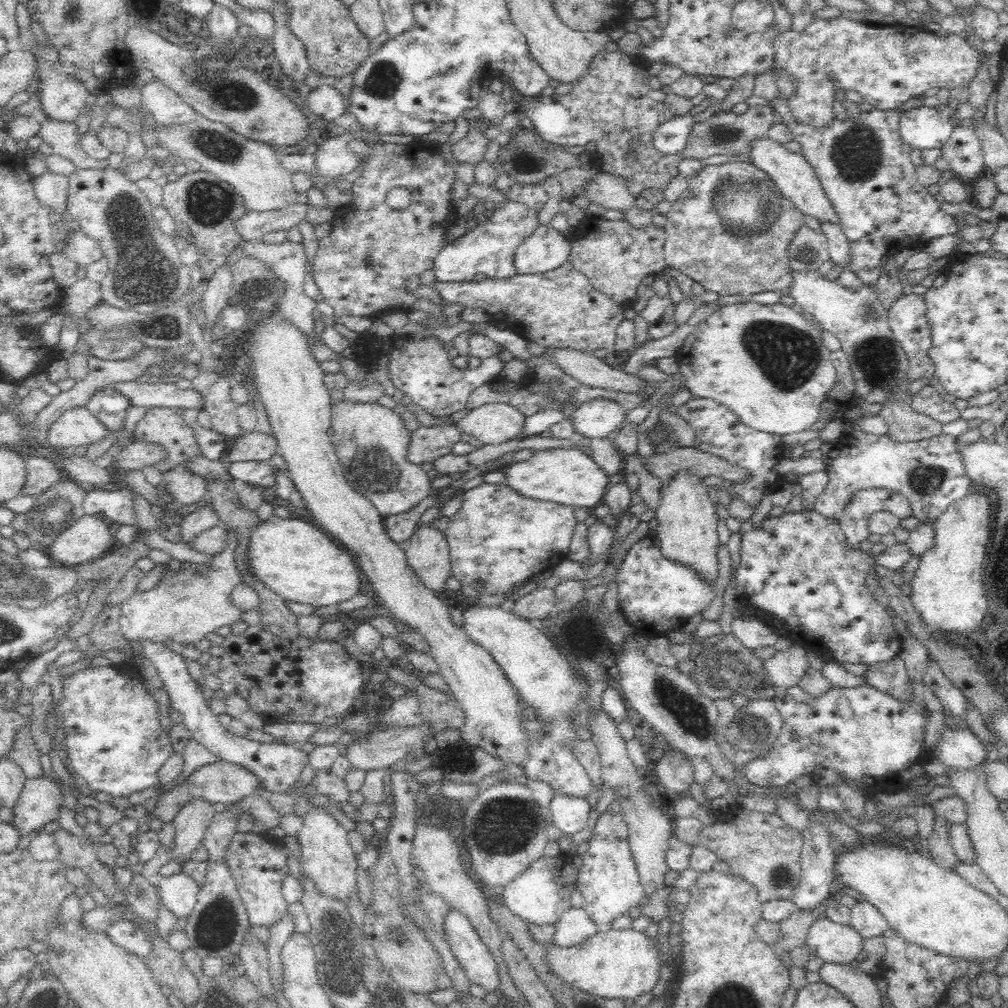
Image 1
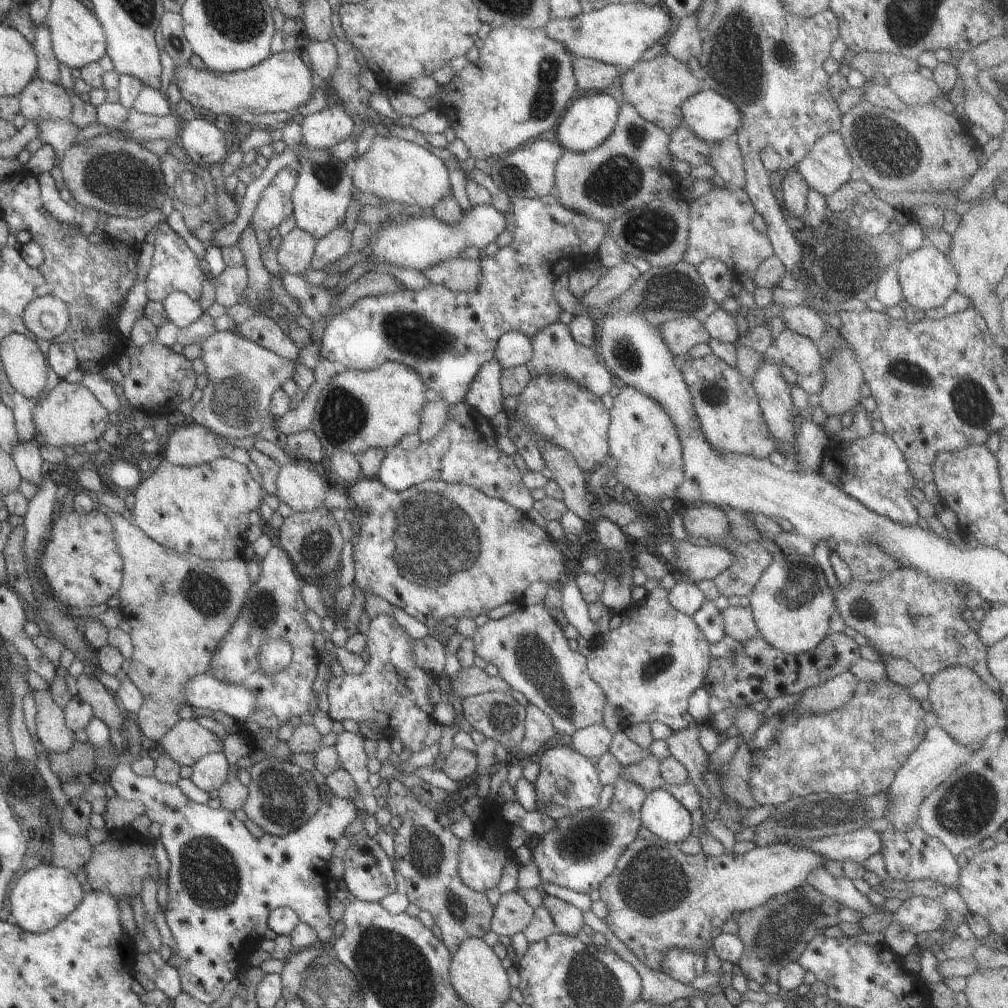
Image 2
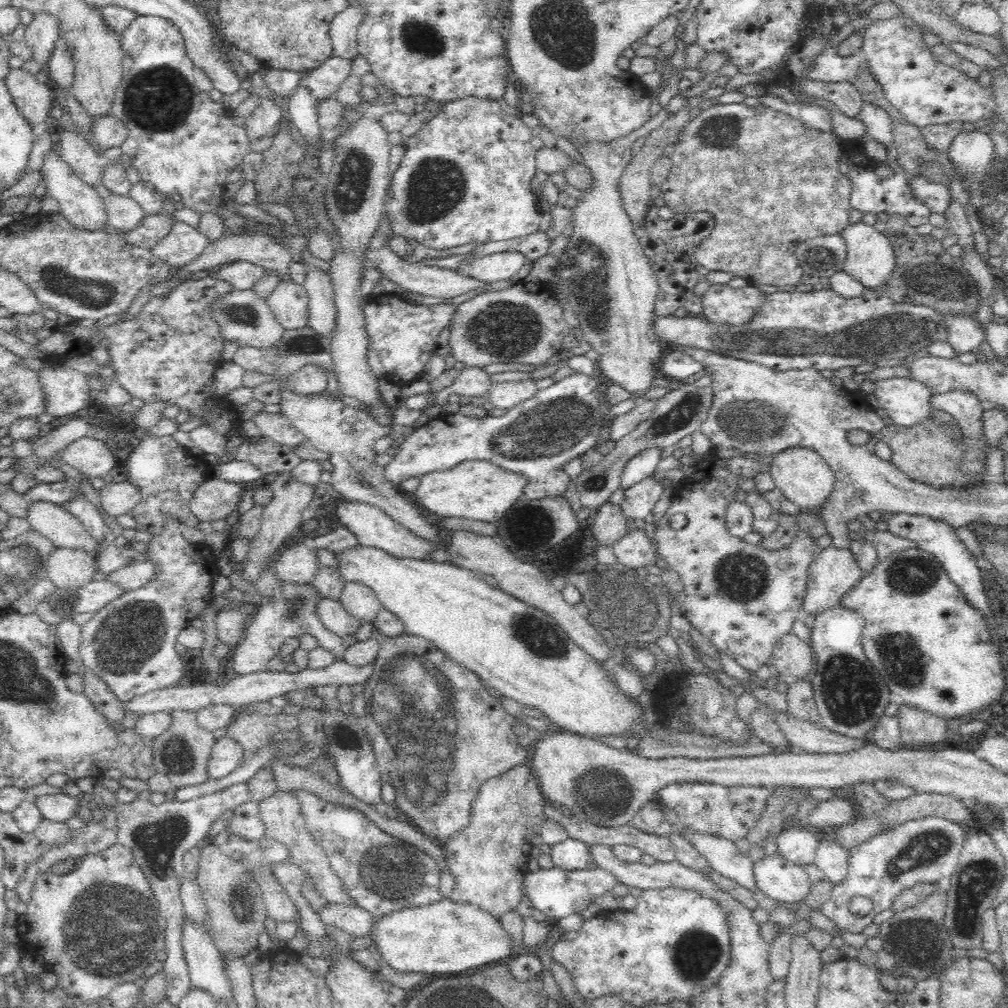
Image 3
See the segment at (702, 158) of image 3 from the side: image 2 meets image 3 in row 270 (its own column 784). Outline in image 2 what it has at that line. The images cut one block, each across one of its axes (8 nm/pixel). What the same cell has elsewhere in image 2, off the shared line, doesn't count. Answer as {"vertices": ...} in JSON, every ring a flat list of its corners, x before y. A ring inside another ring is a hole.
{"vertices":[[887,677,877,682,859,680,853,696,831,712,809,714,789,710,788,706,775,716,779,716,781,722,777,724,777,734,773,736,773,740,765,748,750,752,750,767,745,785,750,787,751,797,757,806,777,805,793,796,801,797,819,792,858,797,886,792,892,784,895,772,907,761,911,752,915,751,927,730,919,702,905,692,905,686,891,682]]}

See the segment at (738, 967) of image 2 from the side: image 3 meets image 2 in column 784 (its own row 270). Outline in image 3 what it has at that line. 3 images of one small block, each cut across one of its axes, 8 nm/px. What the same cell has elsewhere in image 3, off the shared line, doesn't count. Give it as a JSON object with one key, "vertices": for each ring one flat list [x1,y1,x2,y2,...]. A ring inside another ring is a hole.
{"vertices":[[890,215,883,234,896,254,895,268,891,278,881,287,892,301,914,306,928,306,944,315,976,314,979,306,974,280,965,273,960,258,953,258,931,235,920,235,902,217]]}

